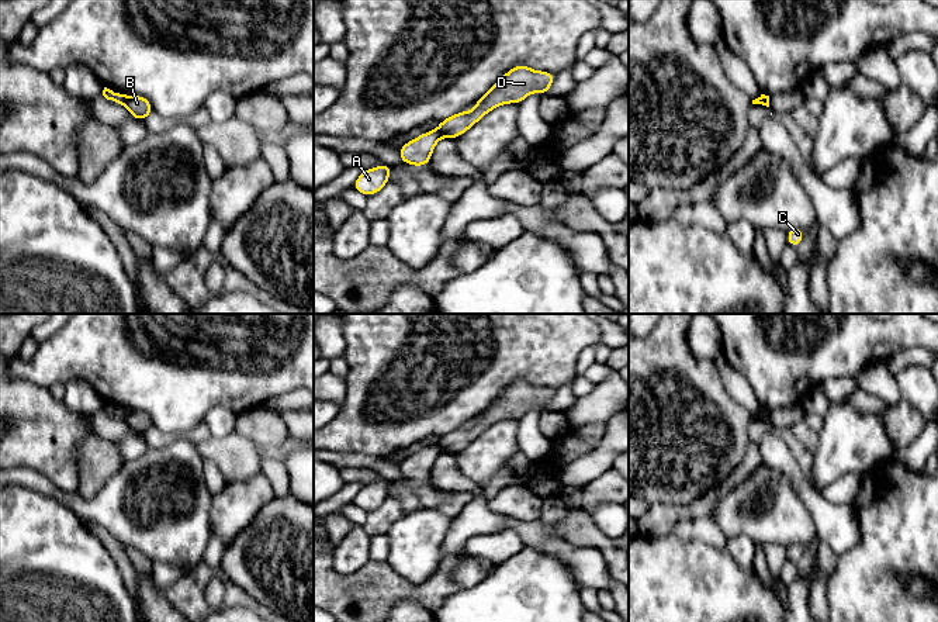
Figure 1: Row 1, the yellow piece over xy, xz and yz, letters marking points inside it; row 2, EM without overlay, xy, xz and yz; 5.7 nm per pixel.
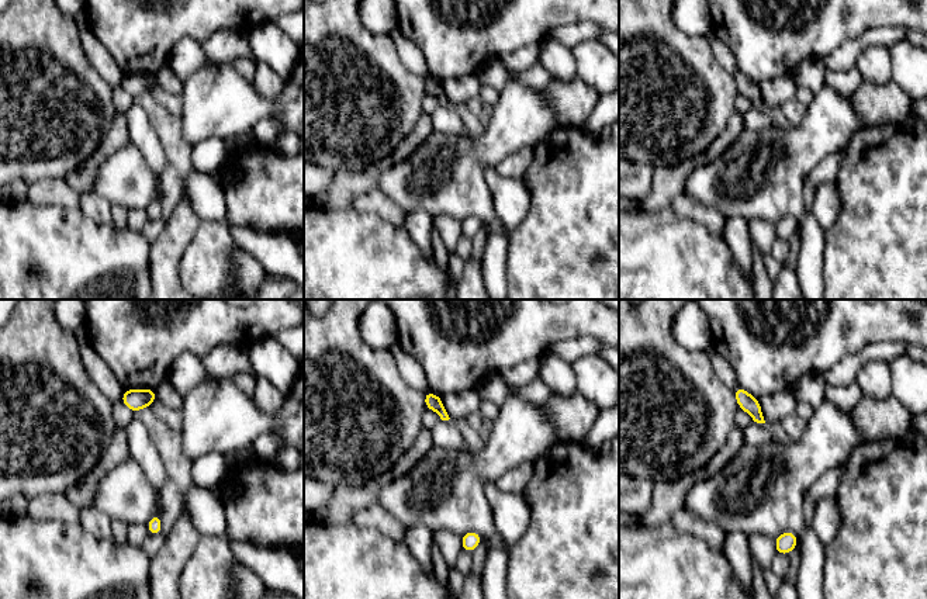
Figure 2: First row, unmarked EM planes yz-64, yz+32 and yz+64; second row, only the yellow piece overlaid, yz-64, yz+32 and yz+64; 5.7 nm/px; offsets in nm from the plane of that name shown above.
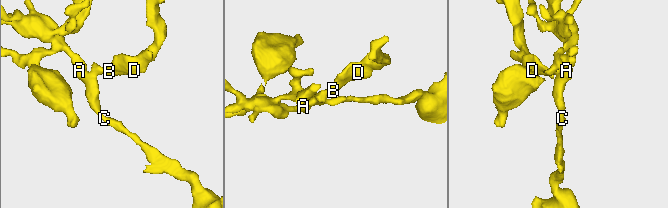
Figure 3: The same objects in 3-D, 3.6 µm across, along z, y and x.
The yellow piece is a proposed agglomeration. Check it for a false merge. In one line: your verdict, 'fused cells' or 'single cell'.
fused cells

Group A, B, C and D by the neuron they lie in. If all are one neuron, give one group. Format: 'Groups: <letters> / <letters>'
Groups: A C / B D

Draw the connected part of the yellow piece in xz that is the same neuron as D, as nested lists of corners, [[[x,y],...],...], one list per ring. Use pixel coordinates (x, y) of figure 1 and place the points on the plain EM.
[[[518,380],[502,390],[499,397],[475,417],[474,425],[468,428],[460,426],[440,436],[439,448],[444,453],[454,455],[501,419],[519,419],[533,407],[539,407],[544,412],[554,393],[555,388],[533,386],[529,381]]]

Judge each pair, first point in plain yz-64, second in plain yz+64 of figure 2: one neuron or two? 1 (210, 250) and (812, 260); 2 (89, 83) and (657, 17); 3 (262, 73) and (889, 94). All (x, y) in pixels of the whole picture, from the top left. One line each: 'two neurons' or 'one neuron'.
1: two neurons
2: one neuron
3: one neuron

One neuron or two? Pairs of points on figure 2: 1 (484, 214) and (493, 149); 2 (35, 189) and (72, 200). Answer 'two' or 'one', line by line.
1: one
2: one

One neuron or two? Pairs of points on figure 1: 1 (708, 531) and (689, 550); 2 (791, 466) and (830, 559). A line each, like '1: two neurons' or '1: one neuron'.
1: two neurons
2: two neurons

